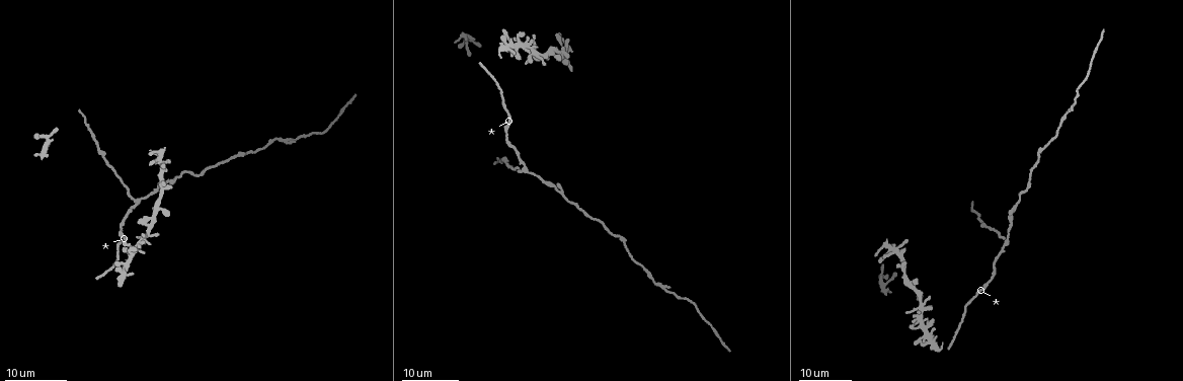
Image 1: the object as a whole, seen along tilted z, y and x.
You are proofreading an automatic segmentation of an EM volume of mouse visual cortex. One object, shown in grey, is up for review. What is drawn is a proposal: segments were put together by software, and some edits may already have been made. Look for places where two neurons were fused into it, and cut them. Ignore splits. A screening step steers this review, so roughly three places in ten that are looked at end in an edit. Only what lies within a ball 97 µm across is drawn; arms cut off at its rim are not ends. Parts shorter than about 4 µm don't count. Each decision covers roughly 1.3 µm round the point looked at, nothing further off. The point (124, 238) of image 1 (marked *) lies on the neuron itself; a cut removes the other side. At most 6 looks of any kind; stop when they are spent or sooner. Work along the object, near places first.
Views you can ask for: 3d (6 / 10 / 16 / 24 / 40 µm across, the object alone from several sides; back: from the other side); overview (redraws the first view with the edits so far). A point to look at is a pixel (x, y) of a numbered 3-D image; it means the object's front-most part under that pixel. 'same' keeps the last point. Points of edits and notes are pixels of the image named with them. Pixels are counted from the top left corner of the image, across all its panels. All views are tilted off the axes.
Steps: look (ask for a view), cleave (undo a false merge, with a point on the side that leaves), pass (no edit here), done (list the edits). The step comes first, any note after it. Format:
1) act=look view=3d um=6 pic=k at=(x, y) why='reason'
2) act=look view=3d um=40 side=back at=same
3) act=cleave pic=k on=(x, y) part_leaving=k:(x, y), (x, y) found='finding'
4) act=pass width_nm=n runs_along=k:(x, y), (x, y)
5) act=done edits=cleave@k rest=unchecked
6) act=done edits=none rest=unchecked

act=look view=3d um=16 pic=1 at=(105, 157) why='thin neck'

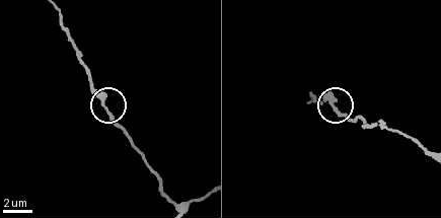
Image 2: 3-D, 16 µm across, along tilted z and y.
act=look view=3d um=10 pic=2 at=(330, 104)

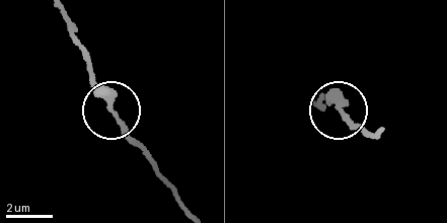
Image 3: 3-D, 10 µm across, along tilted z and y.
act=pass found='one neuron here'

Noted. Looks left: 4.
act=look view=3d um=16 pic=1 at=(137, 201) why='three arms meet'

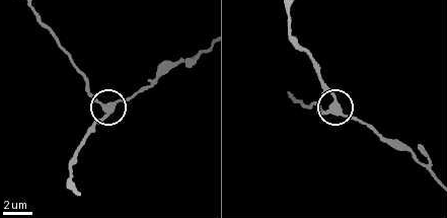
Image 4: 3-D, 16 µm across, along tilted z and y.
act=look view=3d um=6 pic=4 at=(331, 112)

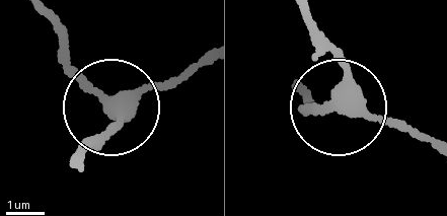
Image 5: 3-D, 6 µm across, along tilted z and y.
act=pass runs_along=5:(306, 19), (341, 82), (333, 110), (303, 99) found='continuous, no second neuron'

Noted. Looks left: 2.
act=done edits=none rest=unchecked

